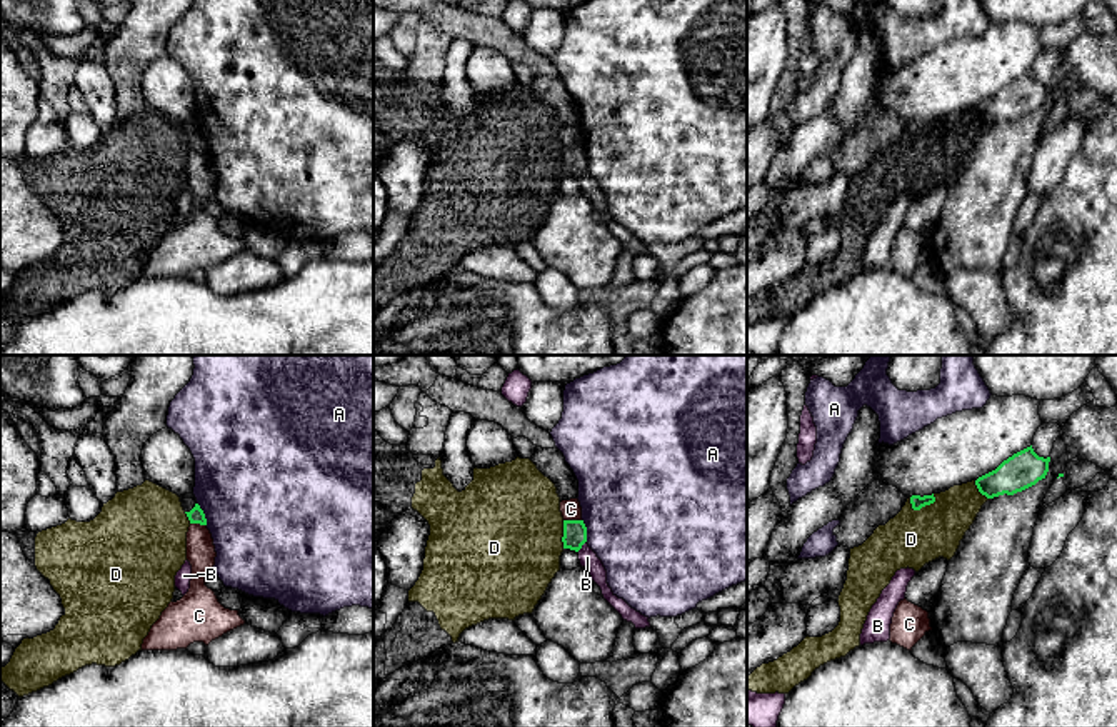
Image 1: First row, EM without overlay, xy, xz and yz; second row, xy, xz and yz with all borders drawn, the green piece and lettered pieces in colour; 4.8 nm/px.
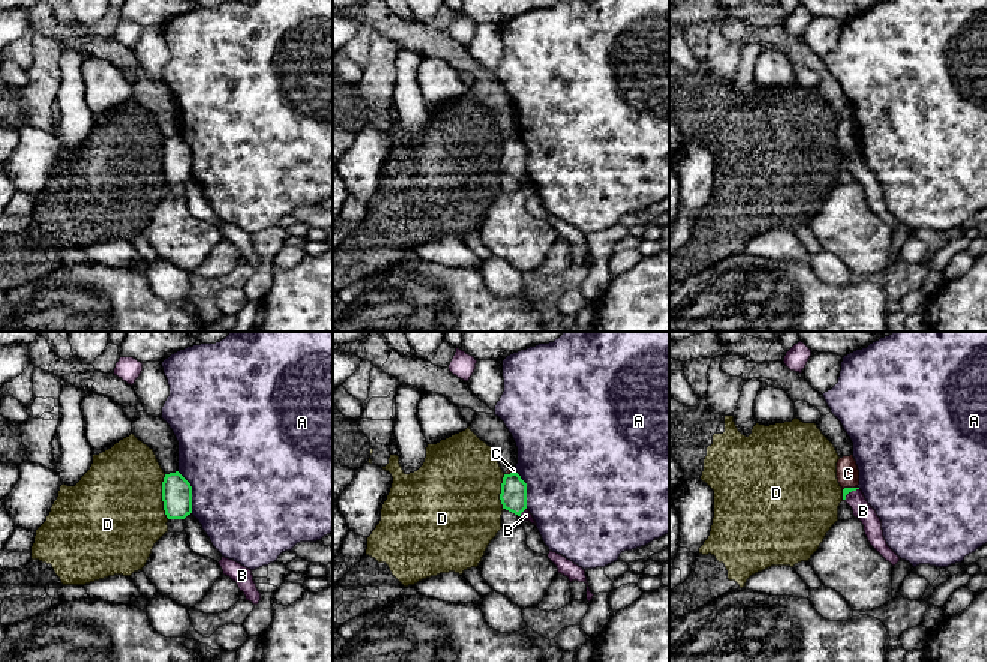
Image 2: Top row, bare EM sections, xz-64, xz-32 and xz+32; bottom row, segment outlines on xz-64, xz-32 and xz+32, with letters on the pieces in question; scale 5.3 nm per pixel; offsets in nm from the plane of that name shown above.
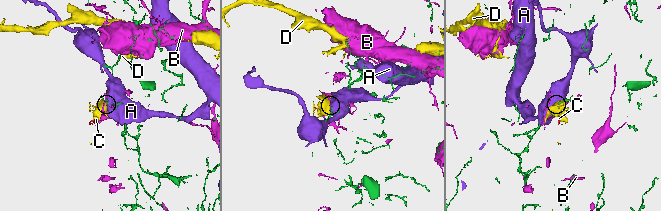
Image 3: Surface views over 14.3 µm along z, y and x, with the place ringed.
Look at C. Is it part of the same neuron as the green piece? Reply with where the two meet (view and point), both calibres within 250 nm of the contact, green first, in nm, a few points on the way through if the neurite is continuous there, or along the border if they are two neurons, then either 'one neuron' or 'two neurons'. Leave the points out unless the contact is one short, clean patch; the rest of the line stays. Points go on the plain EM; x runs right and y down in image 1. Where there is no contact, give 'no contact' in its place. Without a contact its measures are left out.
xz (572, 147) | 110/100 nm | along xz (564, 145), (581, 147) | two neurons

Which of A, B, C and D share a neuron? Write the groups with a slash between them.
A / B / C / D

